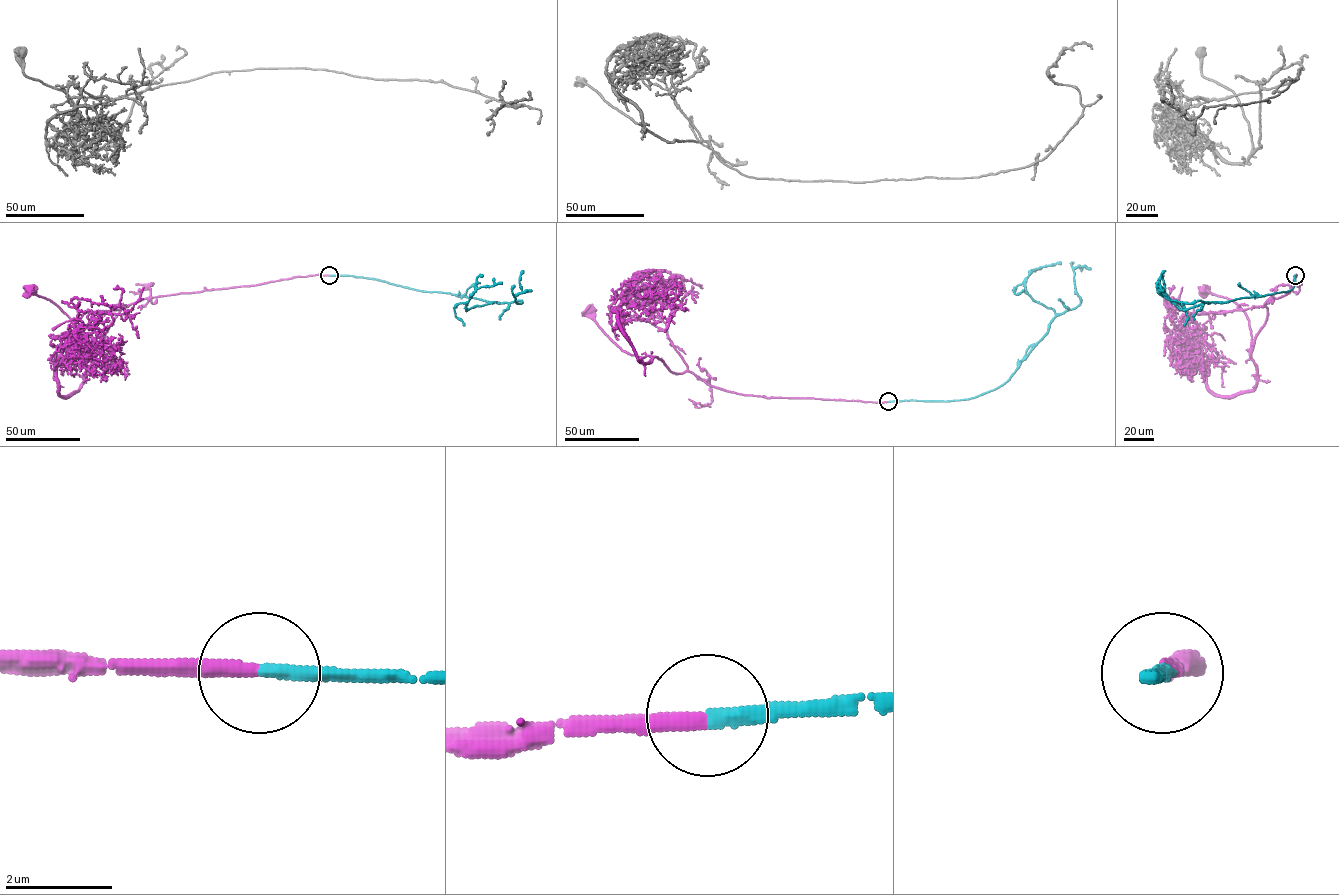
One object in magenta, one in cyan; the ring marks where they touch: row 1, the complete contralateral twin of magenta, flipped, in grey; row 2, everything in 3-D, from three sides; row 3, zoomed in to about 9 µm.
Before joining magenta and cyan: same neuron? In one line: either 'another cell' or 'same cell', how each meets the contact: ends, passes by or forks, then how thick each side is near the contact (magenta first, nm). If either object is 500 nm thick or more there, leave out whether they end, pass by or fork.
same cell; magenta ends there; cyan ends there; 280 nm thick on the magenta side, 280 nm on the other

